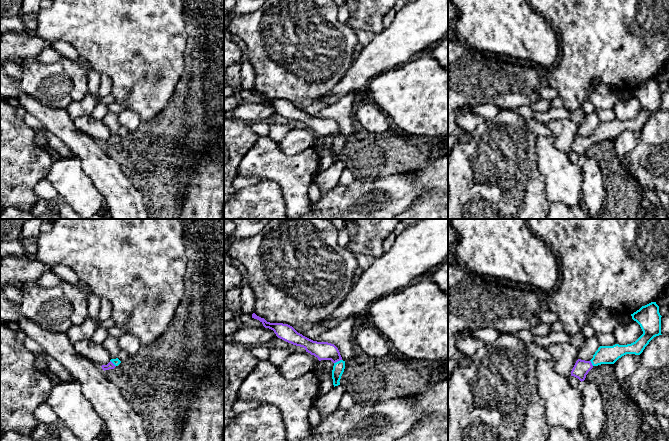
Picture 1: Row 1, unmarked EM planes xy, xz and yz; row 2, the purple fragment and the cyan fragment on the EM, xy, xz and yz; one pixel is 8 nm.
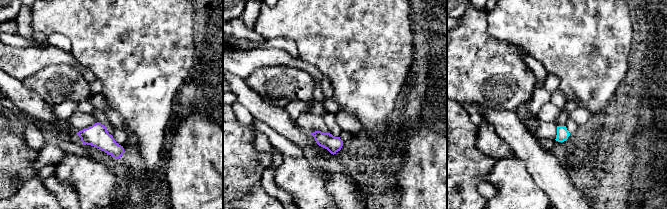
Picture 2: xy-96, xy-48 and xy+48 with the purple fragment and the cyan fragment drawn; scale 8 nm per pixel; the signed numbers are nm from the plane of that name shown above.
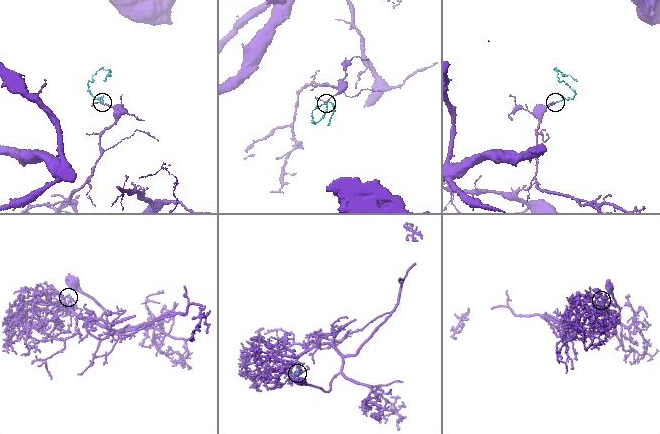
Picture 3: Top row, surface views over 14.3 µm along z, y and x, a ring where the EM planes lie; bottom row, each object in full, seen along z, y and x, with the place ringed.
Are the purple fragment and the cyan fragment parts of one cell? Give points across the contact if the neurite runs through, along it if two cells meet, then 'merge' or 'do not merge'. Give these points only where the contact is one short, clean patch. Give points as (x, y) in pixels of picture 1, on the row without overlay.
runs through xz (322, 126), (327, 127), (337, 137), (338, 144); merge

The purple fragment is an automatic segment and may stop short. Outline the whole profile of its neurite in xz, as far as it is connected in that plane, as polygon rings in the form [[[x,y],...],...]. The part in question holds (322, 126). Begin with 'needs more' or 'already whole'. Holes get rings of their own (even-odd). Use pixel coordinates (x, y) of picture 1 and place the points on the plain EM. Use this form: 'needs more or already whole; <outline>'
needs more; [[[252,90],[252,94],[259,96],[265,104],[274,107],[276,112],[288,119],[303,123],[306,128],[321,136],[331,136],[334,139],[332,146],[333,161],[340,161],[340,155],[345,145],[345,137],[342,136],[338,124],[328,118],[313,117],[298,109],[292,102],[283,99],[270,99],[264,94]]]

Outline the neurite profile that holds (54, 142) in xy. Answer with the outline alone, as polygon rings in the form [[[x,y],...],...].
[[[26,113],[23,121],[35,132],[42,130],[46,136],[50,148],[56,151],[61,158],[69,158],[73,156],[71,150],[57,136],[45,129],[36,117]]]

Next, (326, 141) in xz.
[[[321,136],[315,141],[315,146],[323,146],[332,149],[333,142],[334,139],[331,136]]]

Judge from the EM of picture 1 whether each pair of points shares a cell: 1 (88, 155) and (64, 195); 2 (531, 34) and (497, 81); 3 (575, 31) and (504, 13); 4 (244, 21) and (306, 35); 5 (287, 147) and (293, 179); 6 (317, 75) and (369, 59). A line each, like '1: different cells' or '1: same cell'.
1: different cells
2: different cells
3: different cells
4: same cell
5: different cells
6: different cells

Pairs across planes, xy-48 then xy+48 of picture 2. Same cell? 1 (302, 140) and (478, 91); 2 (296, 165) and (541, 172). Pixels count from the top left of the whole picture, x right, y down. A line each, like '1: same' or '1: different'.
1: different
2: different

